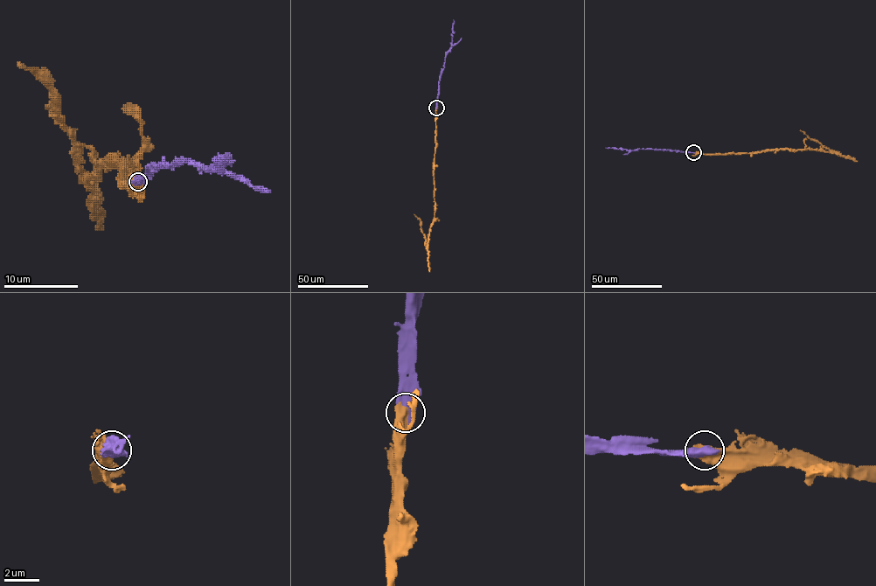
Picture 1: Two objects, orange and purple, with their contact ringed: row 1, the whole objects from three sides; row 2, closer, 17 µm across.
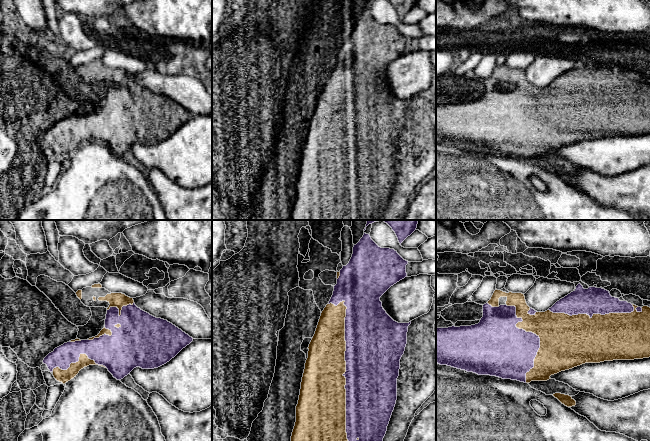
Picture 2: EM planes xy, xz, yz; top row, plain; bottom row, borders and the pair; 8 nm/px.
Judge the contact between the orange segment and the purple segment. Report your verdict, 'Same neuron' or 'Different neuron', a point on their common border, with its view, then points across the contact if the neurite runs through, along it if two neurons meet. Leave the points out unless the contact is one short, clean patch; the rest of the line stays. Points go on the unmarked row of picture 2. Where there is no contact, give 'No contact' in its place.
Same neuron. Touches orange at xz (345, 147)

